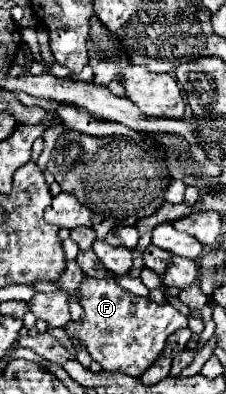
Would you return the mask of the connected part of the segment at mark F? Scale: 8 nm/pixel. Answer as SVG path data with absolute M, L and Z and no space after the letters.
M107 275L103 279L85 277L79 291L83 319L69 321L65 325L65 331L69 339L83 343L91 359L97 361L105 371L123 371L127 375L141 377L165 349L167 337L185 327L185 315L173 305L159 305L149 297L137 297L131 291L123 289L113 275Z

